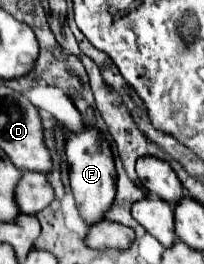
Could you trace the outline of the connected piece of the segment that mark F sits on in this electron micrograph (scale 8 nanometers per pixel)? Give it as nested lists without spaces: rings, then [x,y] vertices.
[[[92,127],[84,129],[82,133],[72,133],[66,139],[66,159],[70,167],[70,185],[76,199],[76,207],[80,217],[86,221],[88,227],[102,221],[106,211],[110,211],[114,199],[116,199],[116,167],[114,157],[104,141],[104,137]]]

